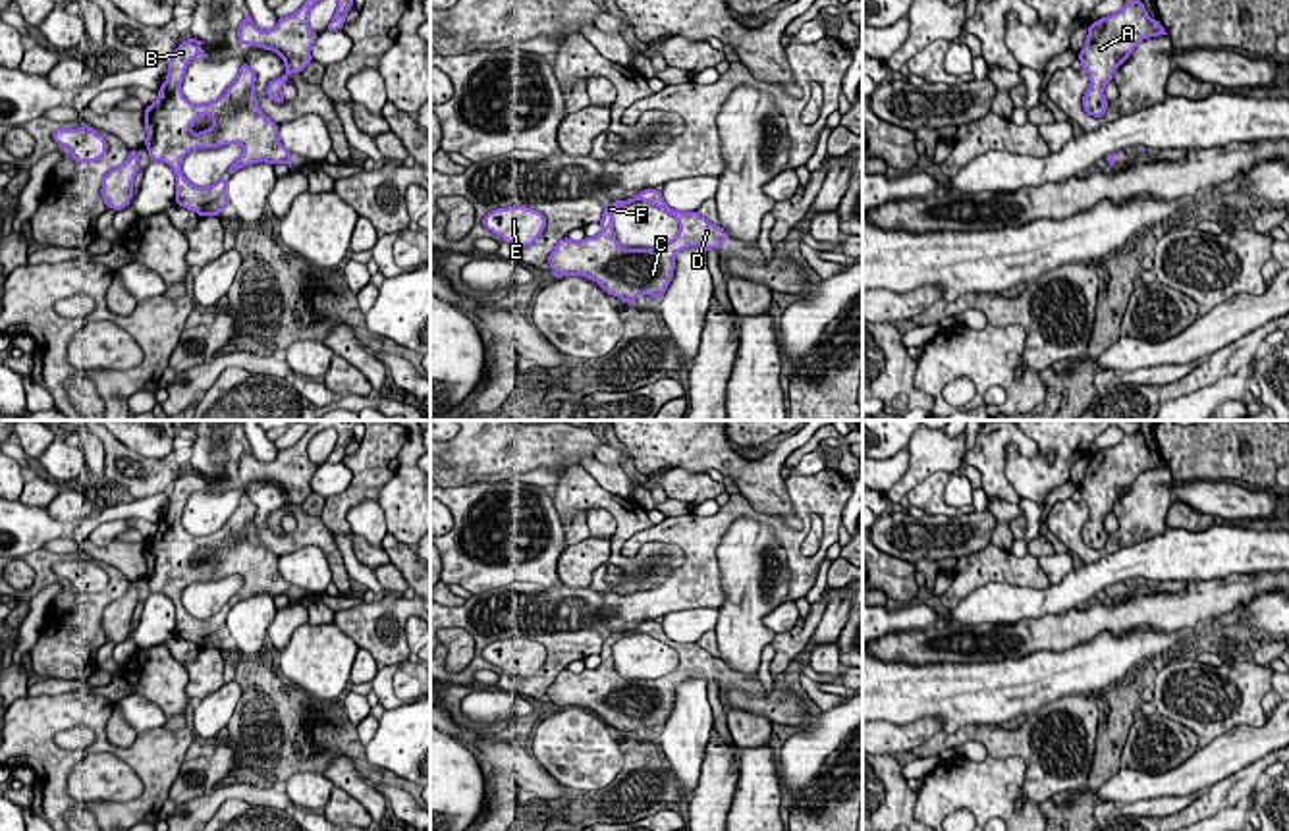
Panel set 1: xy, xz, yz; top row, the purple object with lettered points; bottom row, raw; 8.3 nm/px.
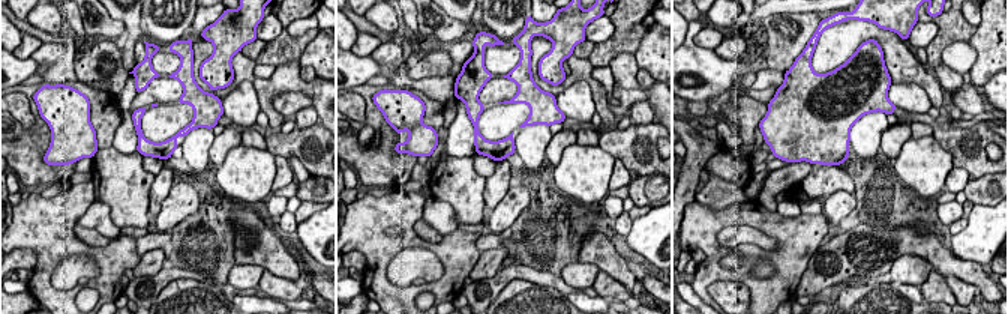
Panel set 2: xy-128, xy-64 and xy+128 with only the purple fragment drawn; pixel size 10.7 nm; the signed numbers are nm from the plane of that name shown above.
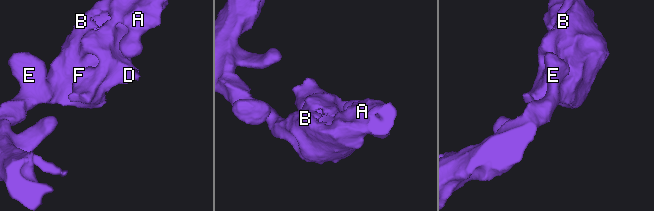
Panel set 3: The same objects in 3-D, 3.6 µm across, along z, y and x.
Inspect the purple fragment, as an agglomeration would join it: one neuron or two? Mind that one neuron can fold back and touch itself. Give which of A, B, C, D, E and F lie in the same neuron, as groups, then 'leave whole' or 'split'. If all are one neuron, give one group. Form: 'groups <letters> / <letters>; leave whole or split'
groups A B C D E F; leave whole

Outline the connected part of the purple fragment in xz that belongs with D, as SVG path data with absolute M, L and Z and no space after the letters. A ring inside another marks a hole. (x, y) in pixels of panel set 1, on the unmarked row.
M644 621L633 630L614 632L602 644L600 665L571 673L558 673L546 694L554 710L583 708L596 713L608 727L631 737L641 725L656 733L666 725L673 702L675 686L687 679L710 681L724 679L727 665L722 657L714 657L699 644L681 644L666 636L662 623ZM637 632L650 634L679 654L677 667L654 681L621 681L614 663L614 644Z

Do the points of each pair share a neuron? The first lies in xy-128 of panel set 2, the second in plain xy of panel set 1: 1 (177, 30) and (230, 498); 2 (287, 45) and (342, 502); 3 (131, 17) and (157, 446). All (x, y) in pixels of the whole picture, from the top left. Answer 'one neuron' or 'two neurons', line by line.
1: two neurons
2: one neuron
3: one neuron

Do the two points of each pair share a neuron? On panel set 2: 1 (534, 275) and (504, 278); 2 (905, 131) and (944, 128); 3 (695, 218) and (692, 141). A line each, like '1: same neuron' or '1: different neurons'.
1: same neuron
2: different neurons
3: different neurons

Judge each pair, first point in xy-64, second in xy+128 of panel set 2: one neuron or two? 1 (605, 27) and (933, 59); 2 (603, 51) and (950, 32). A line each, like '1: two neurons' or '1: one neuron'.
1: two neurons
2: one neuron

